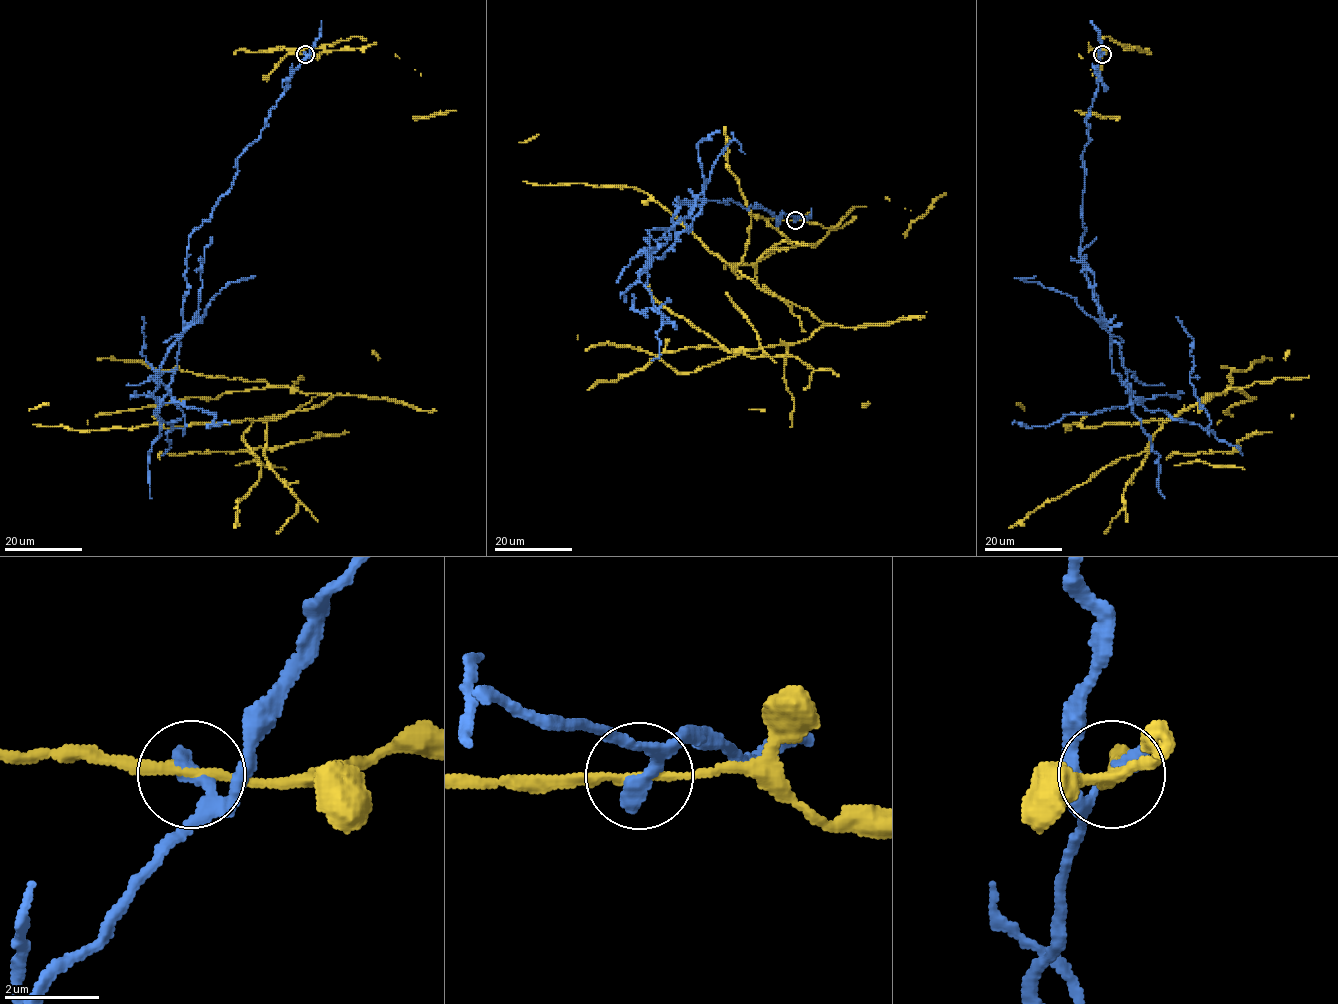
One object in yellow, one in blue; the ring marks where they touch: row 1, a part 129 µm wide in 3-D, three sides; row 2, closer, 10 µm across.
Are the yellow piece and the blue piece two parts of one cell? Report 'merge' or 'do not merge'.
do not merge

